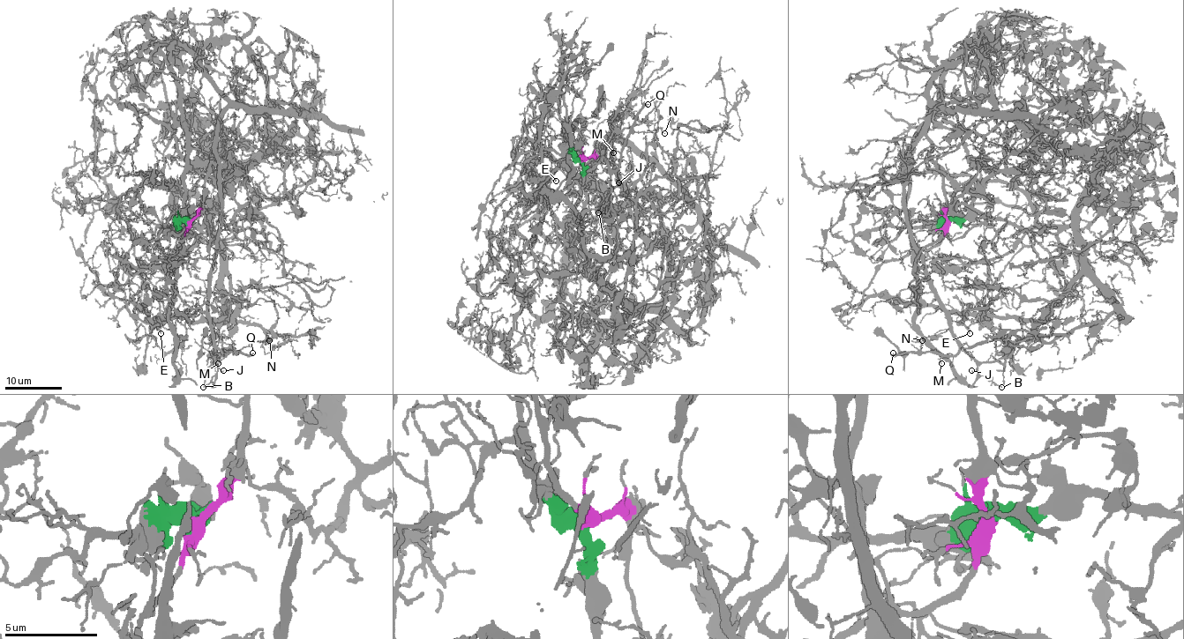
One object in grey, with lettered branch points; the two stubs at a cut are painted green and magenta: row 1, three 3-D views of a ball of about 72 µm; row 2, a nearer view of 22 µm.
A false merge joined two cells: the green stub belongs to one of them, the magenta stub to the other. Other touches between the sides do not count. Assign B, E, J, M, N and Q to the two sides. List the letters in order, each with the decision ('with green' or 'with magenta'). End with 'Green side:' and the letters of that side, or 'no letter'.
B: with magenta
E: with magenta
J: with magenta
M: with magenta
N: with magenta
Q: with magenta
Green side: no letter

